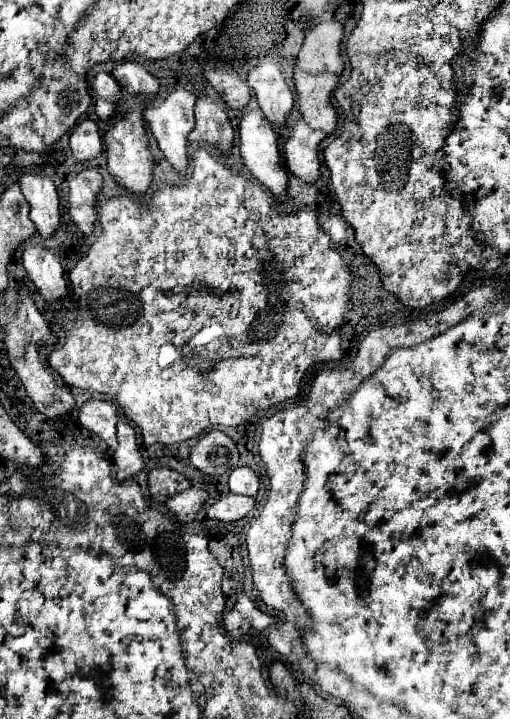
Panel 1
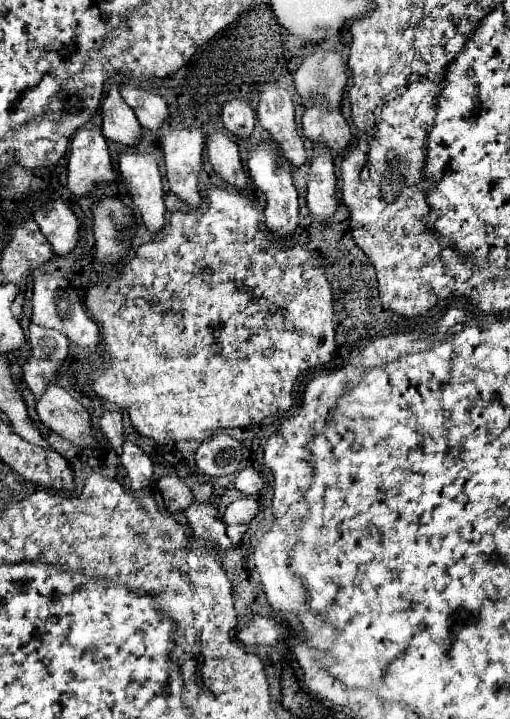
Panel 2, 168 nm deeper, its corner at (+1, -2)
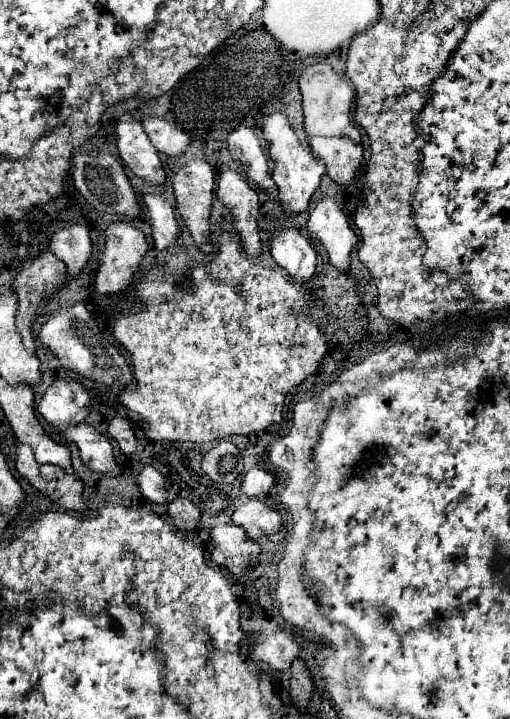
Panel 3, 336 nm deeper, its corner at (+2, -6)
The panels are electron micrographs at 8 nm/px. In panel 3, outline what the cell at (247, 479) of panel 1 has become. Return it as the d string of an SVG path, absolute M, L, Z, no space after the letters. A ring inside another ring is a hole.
M251 468L241 482L241 490L247 496L261 496L267 494L275 486L275 476L263 468Z

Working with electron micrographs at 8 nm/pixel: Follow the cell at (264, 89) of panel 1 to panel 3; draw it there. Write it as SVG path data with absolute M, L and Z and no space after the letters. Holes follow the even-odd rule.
M269 114L265 118L265 126L263 126L263 134L269 142L269 156L273 160L273 180L279 186L279 200L281 206L285 210L287 216L297 216L301 212L307 210L309 200L313 196L313 192L319 188L321 176L325 174L325 164L319 164L313 156L311 150L303 148L297 134L293 132L293 128L289 126L289 120L285 114Z

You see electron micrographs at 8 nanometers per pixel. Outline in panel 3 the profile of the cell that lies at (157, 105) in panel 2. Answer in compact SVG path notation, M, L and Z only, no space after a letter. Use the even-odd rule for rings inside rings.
M145 118L143 128L145 128L151 144L167 156L181 158L187 154L187 150L191 146L189 136L183 130L179 130L175 124L169 124L163 118Z

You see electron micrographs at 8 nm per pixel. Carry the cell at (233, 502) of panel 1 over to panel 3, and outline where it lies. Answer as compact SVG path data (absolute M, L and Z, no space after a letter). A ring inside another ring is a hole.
M253 498L241 504L233 512L233 522L245 530L251 540L257 540L265 534L275 534L281 528L281 514L269 508L265 502Z

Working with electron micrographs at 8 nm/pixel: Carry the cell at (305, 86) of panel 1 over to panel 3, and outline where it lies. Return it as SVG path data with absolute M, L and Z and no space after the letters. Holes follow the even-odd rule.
M313 136L309 138L313 154L317 154L325 166L329 178L341 186L347 188L353 184L357 170L363 164L363 148L355 146L355 142L349 136Z

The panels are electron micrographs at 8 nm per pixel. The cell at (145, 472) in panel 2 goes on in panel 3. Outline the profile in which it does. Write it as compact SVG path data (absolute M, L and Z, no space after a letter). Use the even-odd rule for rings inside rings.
M143 466L139 474L139 488L141 494L155 504L165 504L167 502L167 490L165 490L165 480L163 476L153 468L153 466Z

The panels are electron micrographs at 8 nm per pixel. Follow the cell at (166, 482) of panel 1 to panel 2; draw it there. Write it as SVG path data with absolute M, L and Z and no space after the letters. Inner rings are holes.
M162 476L158 478L158 490L164 498L164 504L170 512L182 512L192 504L190 488L176 476Z

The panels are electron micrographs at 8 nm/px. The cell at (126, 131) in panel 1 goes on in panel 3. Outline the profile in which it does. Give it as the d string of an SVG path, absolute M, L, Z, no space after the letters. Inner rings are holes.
M155 192L155 194L145 194L145 208L147 208L147 216L149 222L153 226L153 240L155 240L155 248L157 250L167 250L171 246L177 244L181 230L177 226L173 208L165 202L165 198Z

